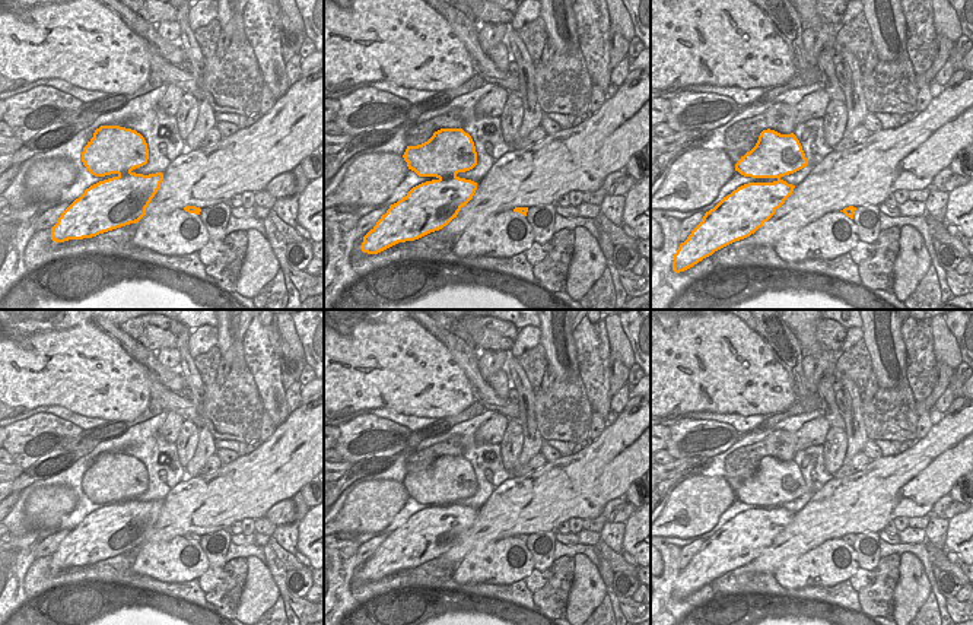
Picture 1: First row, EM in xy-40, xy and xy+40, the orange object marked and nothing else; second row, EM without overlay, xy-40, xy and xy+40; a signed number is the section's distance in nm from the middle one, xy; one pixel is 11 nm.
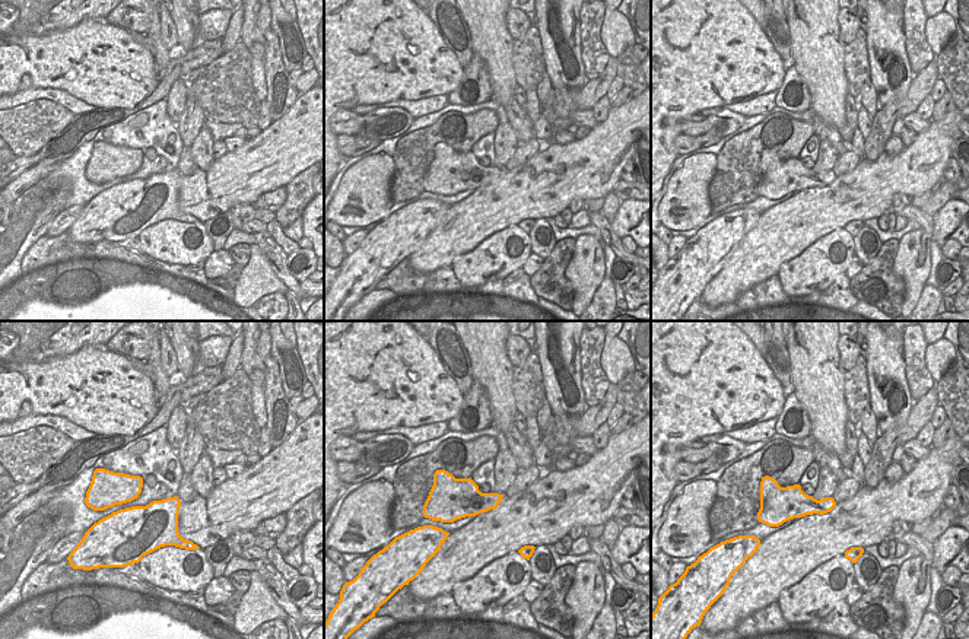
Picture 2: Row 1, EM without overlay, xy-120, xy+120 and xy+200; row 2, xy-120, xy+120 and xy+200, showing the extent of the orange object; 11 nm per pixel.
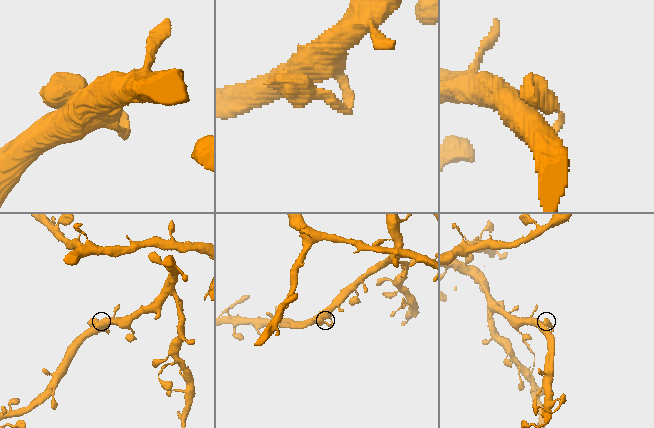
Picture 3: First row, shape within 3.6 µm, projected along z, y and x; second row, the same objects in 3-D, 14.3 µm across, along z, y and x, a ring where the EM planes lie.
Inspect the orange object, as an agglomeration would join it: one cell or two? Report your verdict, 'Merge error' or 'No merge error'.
No merge error.

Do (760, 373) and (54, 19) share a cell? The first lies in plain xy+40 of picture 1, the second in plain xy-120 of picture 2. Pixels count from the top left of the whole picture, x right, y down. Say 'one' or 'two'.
two

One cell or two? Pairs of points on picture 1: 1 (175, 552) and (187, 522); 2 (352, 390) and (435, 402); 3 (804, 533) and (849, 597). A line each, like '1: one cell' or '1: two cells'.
1: two cells
2: one cell
3: two cells

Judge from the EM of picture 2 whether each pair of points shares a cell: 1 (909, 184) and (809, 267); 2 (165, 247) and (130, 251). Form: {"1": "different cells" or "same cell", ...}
{"1": "different cells", "2": "different cells"}

